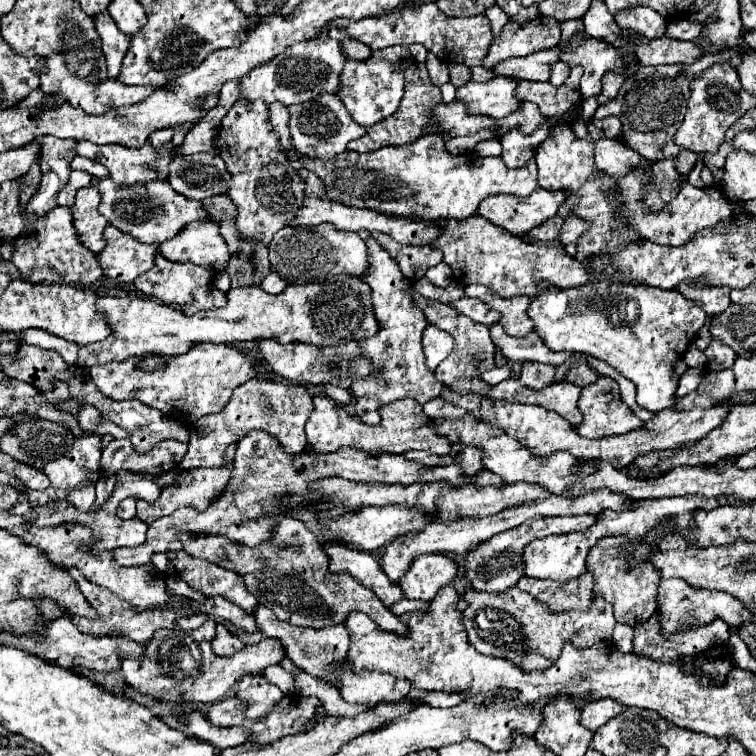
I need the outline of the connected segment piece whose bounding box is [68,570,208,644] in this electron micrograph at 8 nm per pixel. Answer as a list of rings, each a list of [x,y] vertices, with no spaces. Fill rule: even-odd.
[[[68,570],[68,572],[70,572],[70,576],[77,583],[86,600],[100,614],[98,620],[88,620],[88,618],[82,618],[82,616],[72,616],[70,620],[78,626],[80,632],[86,632],[86,634],[124,634],[124,636],[140,642],[140,644],[146,644],[162,628],[168,628],[168,630],[184,630],[186,632],[186,630],[200,628],[208,620],[208,616],[202,614],[202,612],[198,612],[198,614],[182,614],[182,612],[174,612],[170,608],[156,608],[156,610],[138,612],[128,602],[124,602],[122,598],[114,596],[112,592],[106,592],[106,588],[89,582],[79,570]]]

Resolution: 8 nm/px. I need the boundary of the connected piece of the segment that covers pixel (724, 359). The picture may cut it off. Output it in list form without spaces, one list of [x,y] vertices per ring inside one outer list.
[[[712,340],[704,354],[708,356],[708,368],[714,372],[730,368],[730,364],[734,364],[734,360],[736,360],[734,350],[726,348],[726,344],[722,344],[720,340]]]

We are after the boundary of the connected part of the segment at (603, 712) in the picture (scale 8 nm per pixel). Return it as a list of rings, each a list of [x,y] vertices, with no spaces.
[[[596,700],[594,704],[586,704],[582,708],[582,726],[596,732],[600,726],[604,726],[608,720],[620,716],[626,710],[626,706],[618,704],[616,700]]]

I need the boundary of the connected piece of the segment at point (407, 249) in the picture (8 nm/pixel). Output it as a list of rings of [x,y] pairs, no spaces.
[[[374,232],[374,238],[382,244],[382,248],[390,252],[390,256],[398,262],[402,274],[406,274],[406,278],[410,280],[424,278],[428,268],[442,262],[442,252],[438,252],[436,248],[428,244],[420,244],[420,246],[406,244],[404,246],[404,244],[398,244],[392,236],[382,234],[382,232]]]

